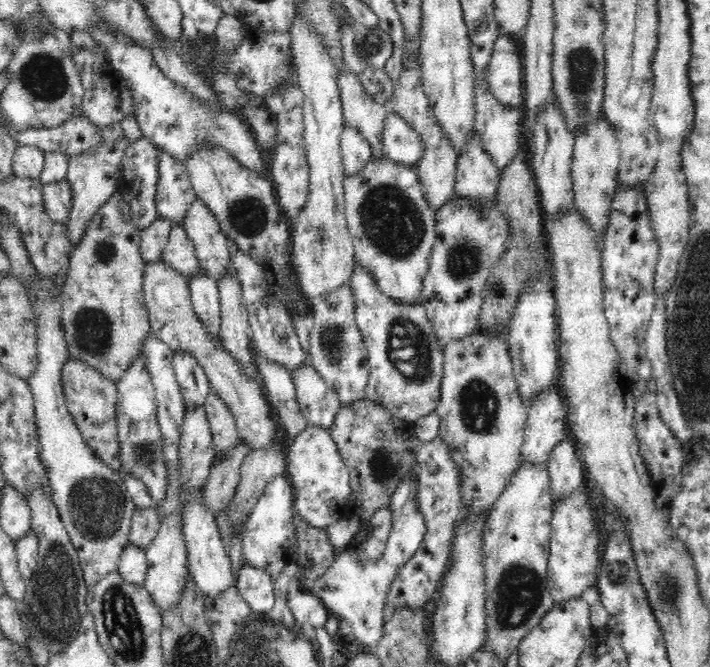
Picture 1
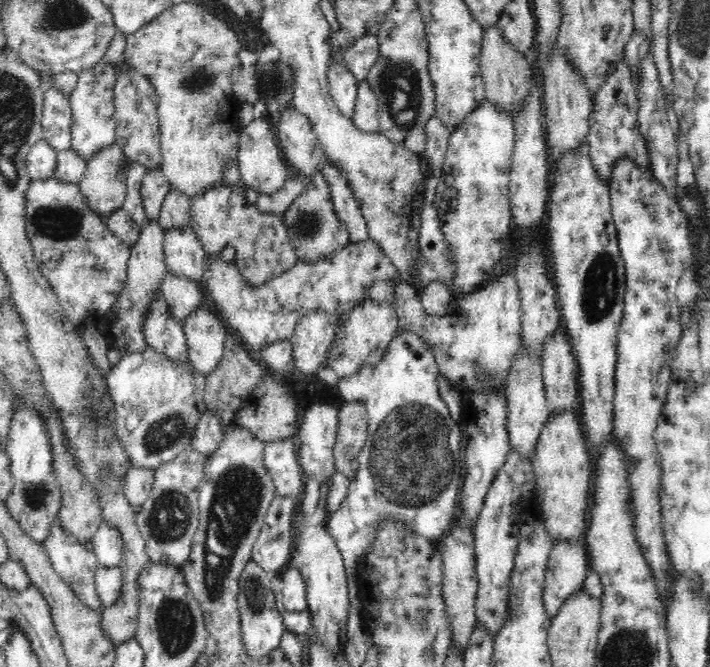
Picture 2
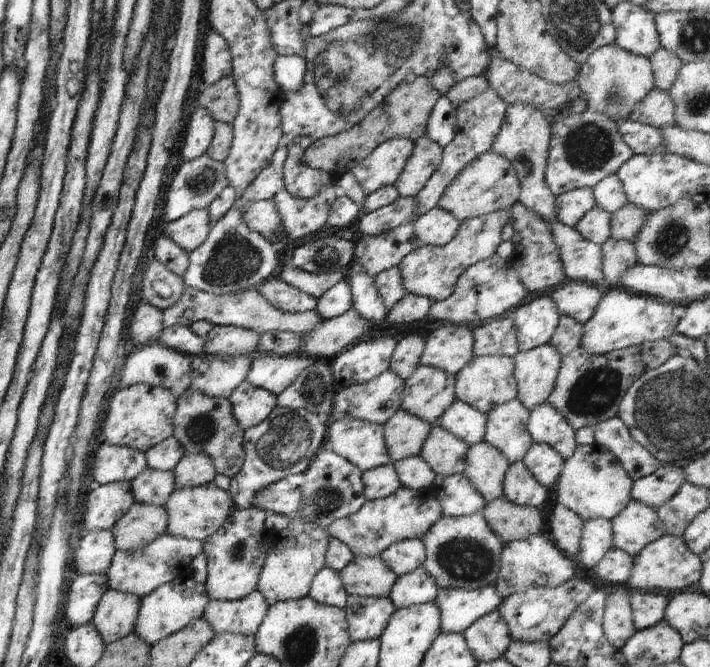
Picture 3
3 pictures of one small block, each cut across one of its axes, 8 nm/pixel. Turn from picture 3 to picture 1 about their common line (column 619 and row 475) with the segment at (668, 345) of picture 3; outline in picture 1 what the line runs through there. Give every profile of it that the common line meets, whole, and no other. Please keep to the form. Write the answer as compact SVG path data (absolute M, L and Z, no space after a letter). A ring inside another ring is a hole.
M364 398L350 404L341 403L330 431L350 473L352 495L348 514L369 520L380 508L390 505L403 475L408 476L416 464L421 444L415 435L415 423L400 420L383 406Z

